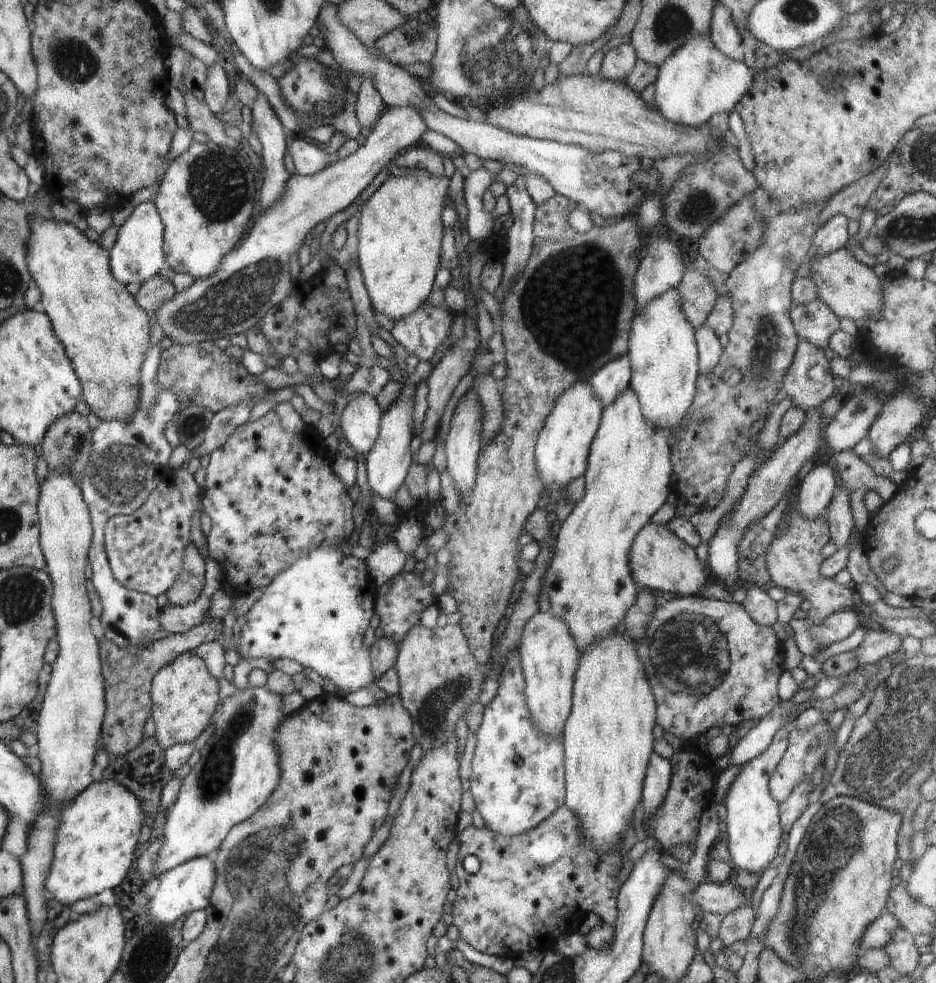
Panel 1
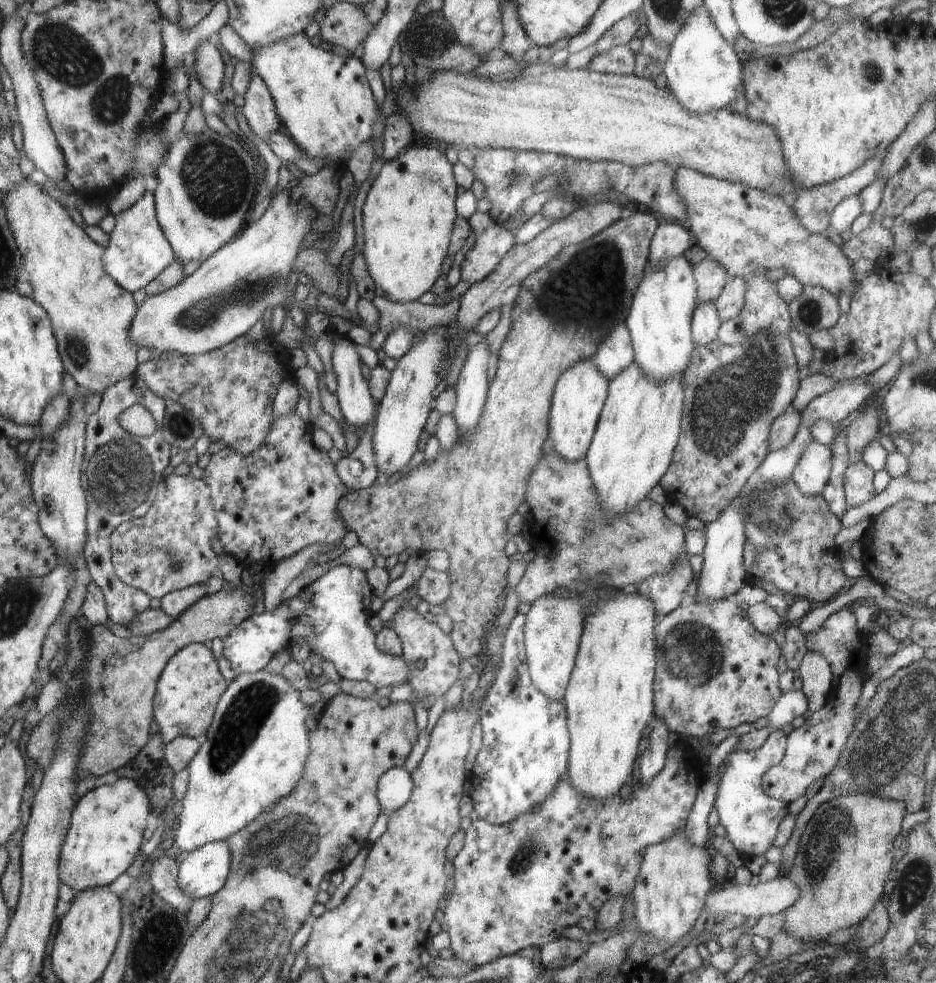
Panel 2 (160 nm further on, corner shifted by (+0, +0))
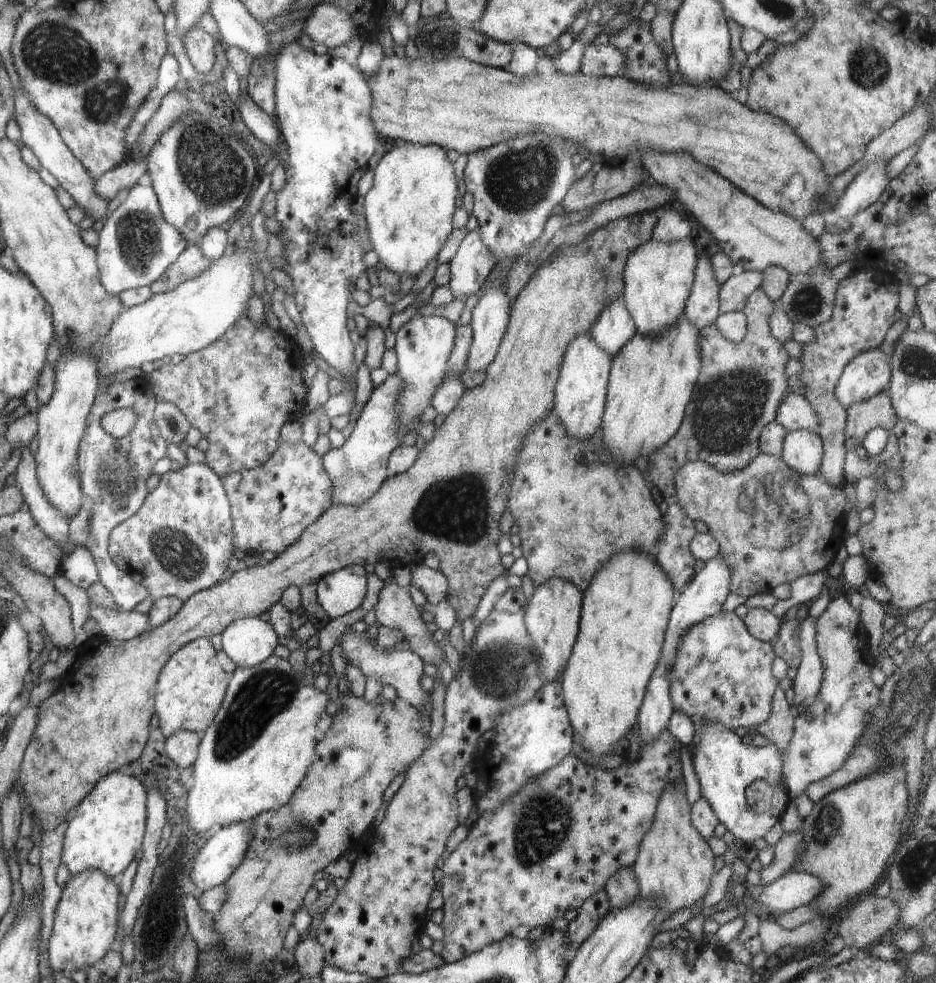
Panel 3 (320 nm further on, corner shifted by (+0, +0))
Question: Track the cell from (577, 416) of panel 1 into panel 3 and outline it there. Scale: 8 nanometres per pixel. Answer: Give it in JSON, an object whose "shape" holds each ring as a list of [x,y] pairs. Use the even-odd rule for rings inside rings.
{"shape":[[[590,332],[576,335],[566,349],[559,377],[555,382],[553,409],[568,435],[578,439],[590,439],[601,427],[612,361],[613,358],[598,346]]]}

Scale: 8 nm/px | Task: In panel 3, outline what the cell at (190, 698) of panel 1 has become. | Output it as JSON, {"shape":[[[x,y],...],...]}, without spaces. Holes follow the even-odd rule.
{"shape":[[[200,637],[194,639],[192,643],[185,644],[178,651],[178,656],[174,656],[174,660],[170,660],[170,664],[166,665],[166,672],[162,672],[162,680],[157,680],[158,683],[158,718],[159,727],[162,734],[167,739],[170,735],[186,729],[192,732],[204,732],[213,723],[214,714],[221,708],[224,702],[226,691],[228,690],[228,680],[232,678],[231,674],[226,674],[218,660],[216,660],[216,650],[212,648],[210,639]]]}

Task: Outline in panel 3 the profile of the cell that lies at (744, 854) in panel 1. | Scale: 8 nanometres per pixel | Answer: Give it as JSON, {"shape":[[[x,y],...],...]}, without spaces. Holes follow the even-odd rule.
{"shape":[[[702,723],[701,727],[695,726],[695,735],[692,741],[695,752],[691,754],[692,764],[700,784],[701,796],[710,804],[710,808],[716,814],[719,822],[723,822],[732,836],[742,842],[752,845],[756,838],[762,838],[776,823],[780,822],[787,807],[790,804],[790,796],[783,787],[781,778],[783,776],[783,758],[779,748],[770,743],[764,747],[755,747],[742,740],[732,729],[727,729],[720,723]],[[766,781],[773,788],[771,805],[766,812],[754,812],[747,803],[746,787],[750,783]]]}

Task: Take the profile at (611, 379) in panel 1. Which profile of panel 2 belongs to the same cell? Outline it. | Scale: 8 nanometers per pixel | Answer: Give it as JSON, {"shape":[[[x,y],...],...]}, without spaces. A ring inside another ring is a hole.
{"shape":[[[618,323],[609,335],[605,336],[605,339],[598,345],[596,352],[593,354],[598,370],[609,378],[609,382],[617,374],[620,374],[629,364],[632,364],[635,360],[633,344],[629,335],[628,327],[626,323]]]}

